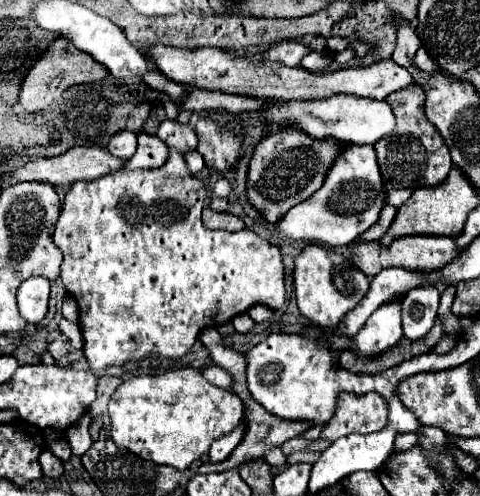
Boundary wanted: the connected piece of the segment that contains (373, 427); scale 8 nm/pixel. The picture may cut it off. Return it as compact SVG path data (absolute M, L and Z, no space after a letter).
M341 392L339 408L333 414L333 420L325 424L323 438L337 440L347 434L371 434L379 432L387 424L387 404L375 392L365 396L353 396Z

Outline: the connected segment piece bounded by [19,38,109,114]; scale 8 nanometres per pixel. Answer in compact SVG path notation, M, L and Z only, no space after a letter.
M57 38L43 54L41 58L33 64L29 74L23 78L21 84L21 94L19 94L19 104L25 108L29 114L37 114L47 110L69 86L75 84L91 84L91 82L101 82L109 76L109 70L105 70L97 60L93 60L89 54L77 50L69 40Z

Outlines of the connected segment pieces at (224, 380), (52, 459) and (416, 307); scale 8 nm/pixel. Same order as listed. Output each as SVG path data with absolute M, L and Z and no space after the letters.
M217 364L207 366L207 368L203 370L203 376L205 376L211 384L221 386L221 388L225 388L225 390L229 390L229 392L235 394L235 390L233 390L233 378L231 378L223 368L219 368Z
M43 450L39 456L39 462L47 478L59 478L63 474L63 462L51 450Z
M423 286L409 292L401 302L403 334L409 340L423 338L435 324L441 292L435 286Z

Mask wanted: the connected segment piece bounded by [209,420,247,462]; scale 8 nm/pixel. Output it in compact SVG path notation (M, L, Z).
M241 420L241 424L239 424L231 434L217 438L217 440L211 444L211 448L209 448L209 460L211 460L211 462L223 462L223 460L227 460L229 454L231 454L231 452L237 448L237 444L243 440L245 428L247 428L247 424L245 424L245 420Z

